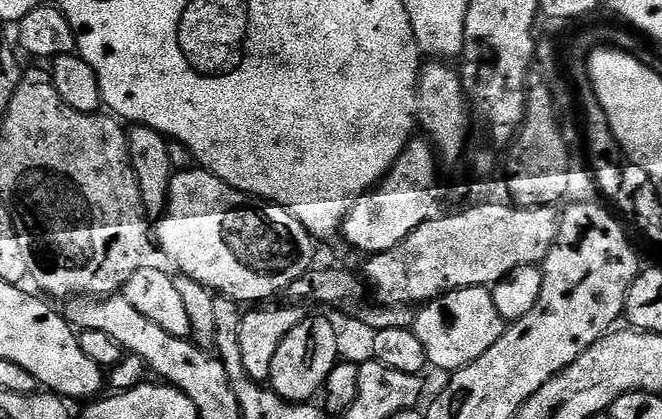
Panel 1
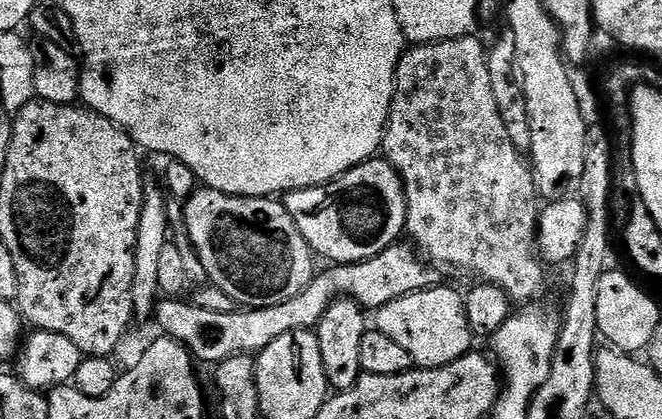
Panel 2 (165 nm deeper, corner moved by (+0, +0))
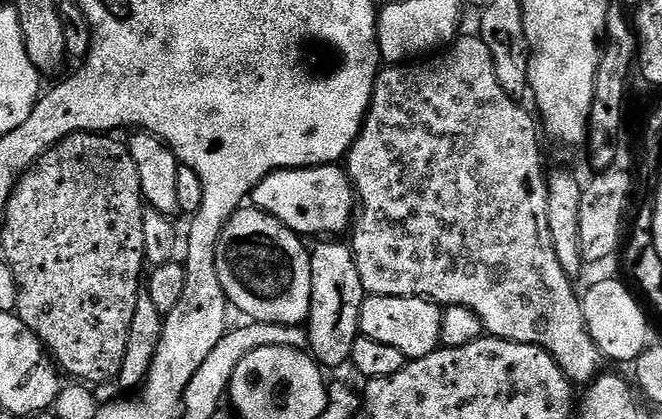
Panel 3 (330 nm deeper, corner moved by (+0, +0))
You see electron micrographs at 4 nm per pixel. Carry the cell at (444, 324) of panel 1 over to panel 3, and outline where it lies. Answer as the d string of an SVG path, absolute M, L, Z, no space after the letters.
M365 295L360 311L360 335L394 346L394 350L402 350L409 361L421 360L441 347L443 317L441 305L417 296Z

